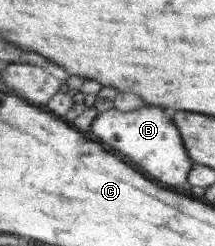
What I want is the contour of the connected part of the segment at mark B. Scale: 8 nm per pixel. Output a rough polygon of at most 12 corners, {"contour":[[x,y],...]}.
{"contour":[[162,107],[106,110],[96,141],[161,185],[189,183],[192,161]]}

